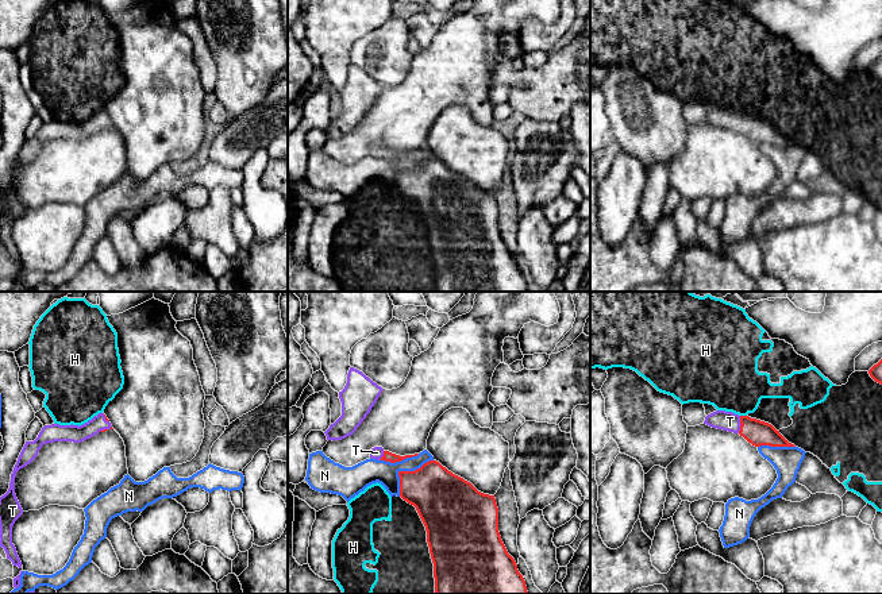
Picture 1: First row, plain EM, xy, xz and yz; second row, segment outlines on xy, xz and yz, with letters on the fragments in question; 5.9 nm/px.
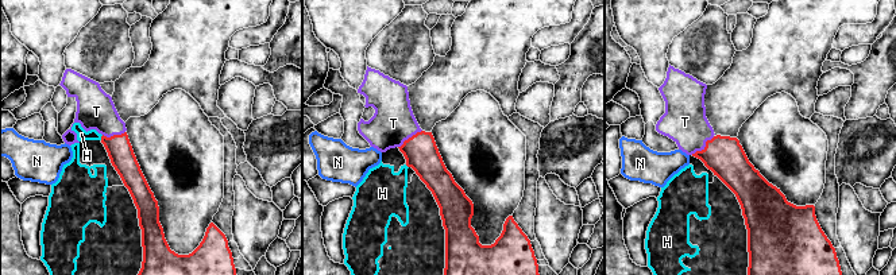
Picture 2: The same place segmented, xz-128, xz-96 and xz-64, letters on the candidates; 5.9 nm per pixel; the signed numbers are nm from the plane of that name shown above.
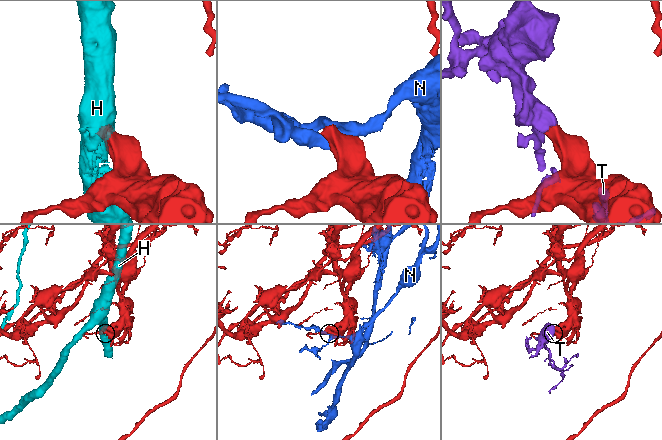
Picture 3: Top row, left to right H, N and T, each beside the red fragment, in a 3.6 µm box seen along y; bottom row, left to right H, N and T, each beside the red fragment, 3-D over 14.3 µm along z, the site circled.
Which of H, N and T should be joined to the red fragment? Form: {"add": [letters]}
{"add": ["T"]}

